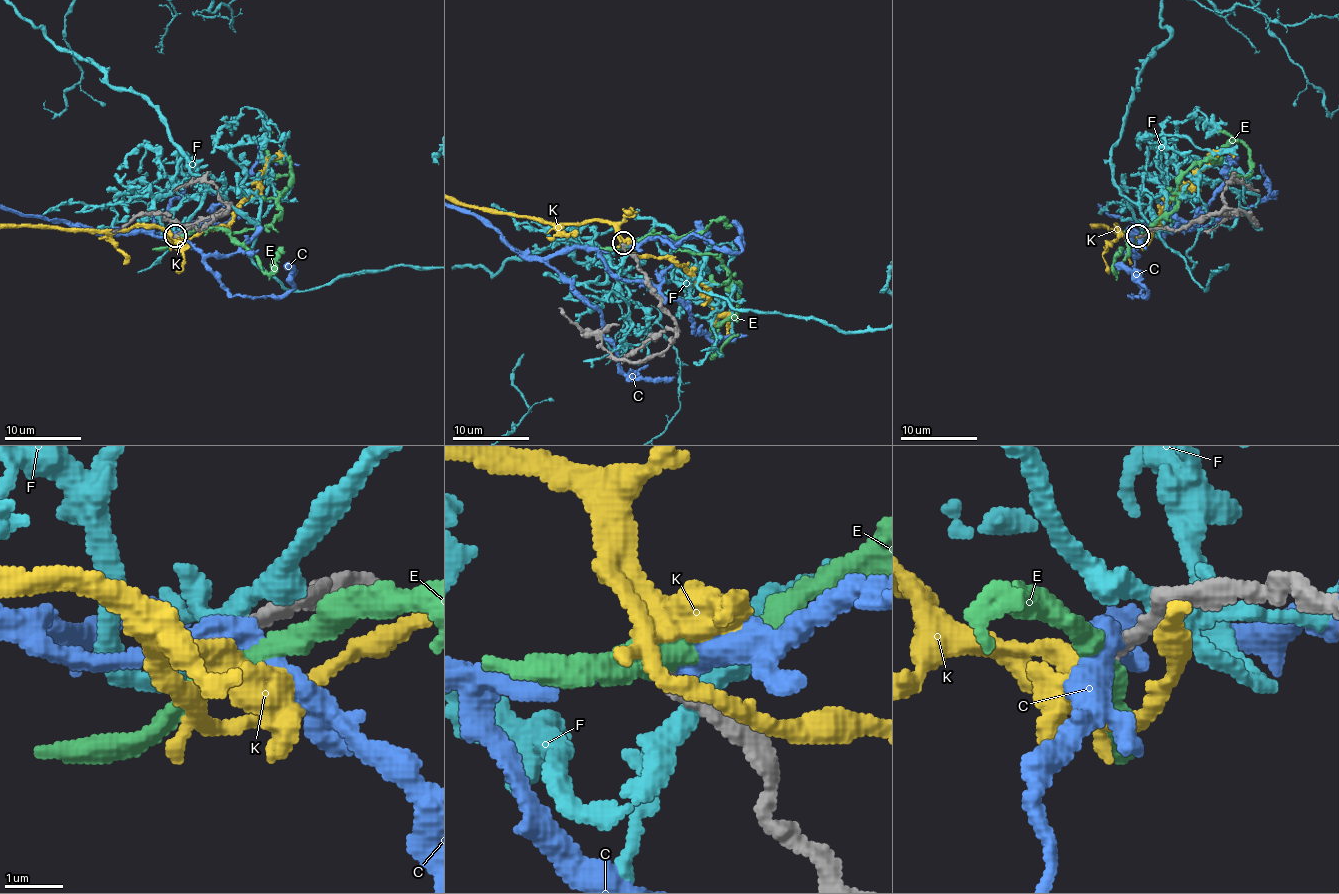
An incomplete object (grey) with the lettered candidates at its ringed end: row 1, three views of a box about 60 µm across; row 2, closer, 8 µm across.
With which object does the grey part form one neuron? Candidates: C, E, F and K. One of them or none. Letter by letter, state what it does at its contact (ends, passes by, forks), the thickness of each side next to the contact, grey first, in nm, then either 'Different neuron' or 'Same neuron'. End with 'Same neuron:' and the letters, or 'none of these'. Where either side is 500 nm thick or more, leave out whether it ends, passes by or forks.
C: It passes by. Thickness 440 nm (grey) against 360 nm. Different neuron
E: It passes by. Thickness 440 nm (grey) against 440 nm. Different neuron
F: It forks there. Thickness 300 nm (grey) against 280 nm. Different neuron
K: It forks there. Thickness 420 nm (grey) against 380 nm. Same neuron
Same neuron: K

